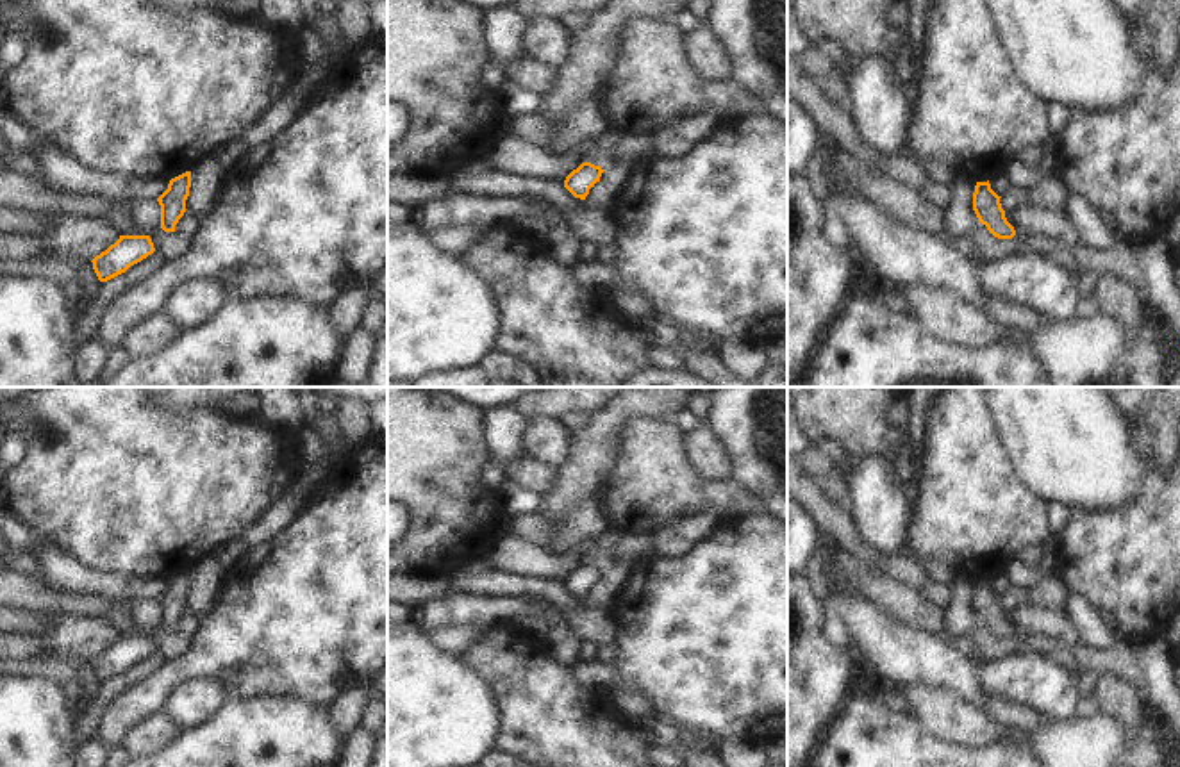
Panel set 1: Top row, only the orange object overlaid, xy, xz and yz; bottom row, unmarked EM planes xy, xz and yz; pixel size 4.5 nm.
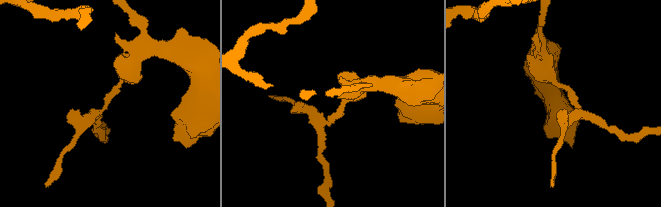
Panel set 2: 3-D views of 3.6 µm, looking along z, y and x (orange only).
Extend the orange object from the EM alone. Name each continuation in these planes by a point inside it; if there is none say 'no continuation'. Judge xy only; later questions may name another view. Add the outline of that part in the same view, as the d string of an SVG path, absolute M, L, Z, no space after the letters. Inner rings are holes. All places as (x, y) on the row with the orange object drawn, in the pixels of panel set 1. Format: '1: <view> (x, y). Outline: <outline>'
no continuation.

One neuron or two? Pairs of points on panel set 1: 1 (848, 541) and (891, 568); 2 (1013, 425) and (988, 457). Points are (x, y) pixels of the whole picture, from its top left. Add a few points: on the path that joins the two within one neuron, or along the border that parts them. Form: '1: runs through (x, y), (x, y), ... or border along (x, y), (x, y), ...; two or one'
1: runs through (859, 550), (880, 560); one
2: border along (986, 405), (1000, 445), (1020, 477); two

